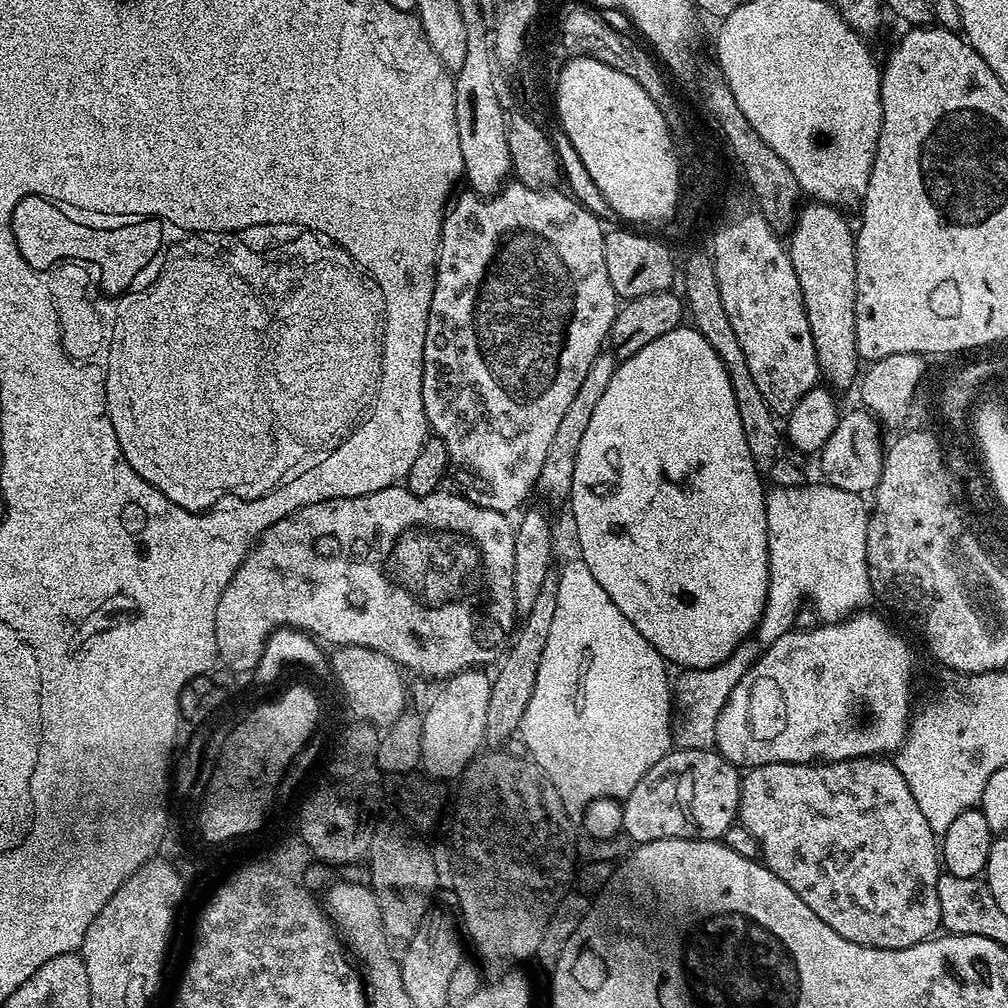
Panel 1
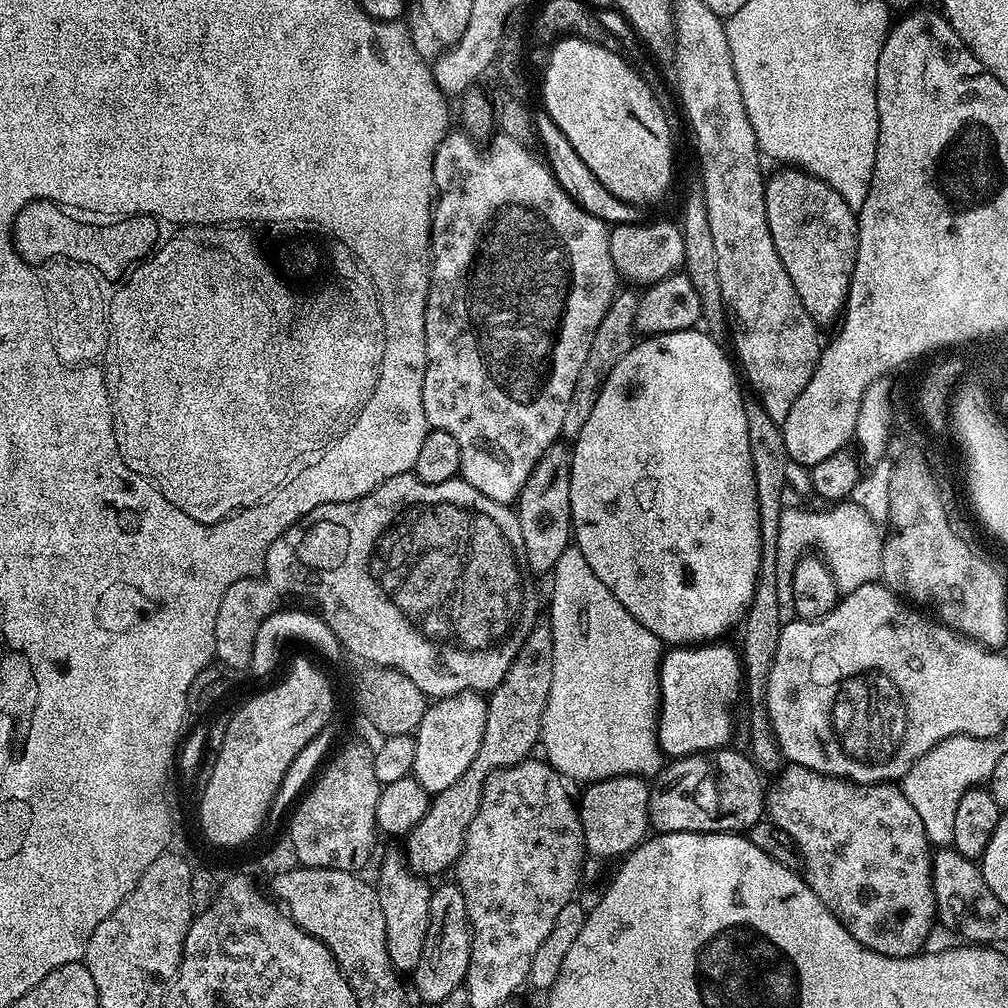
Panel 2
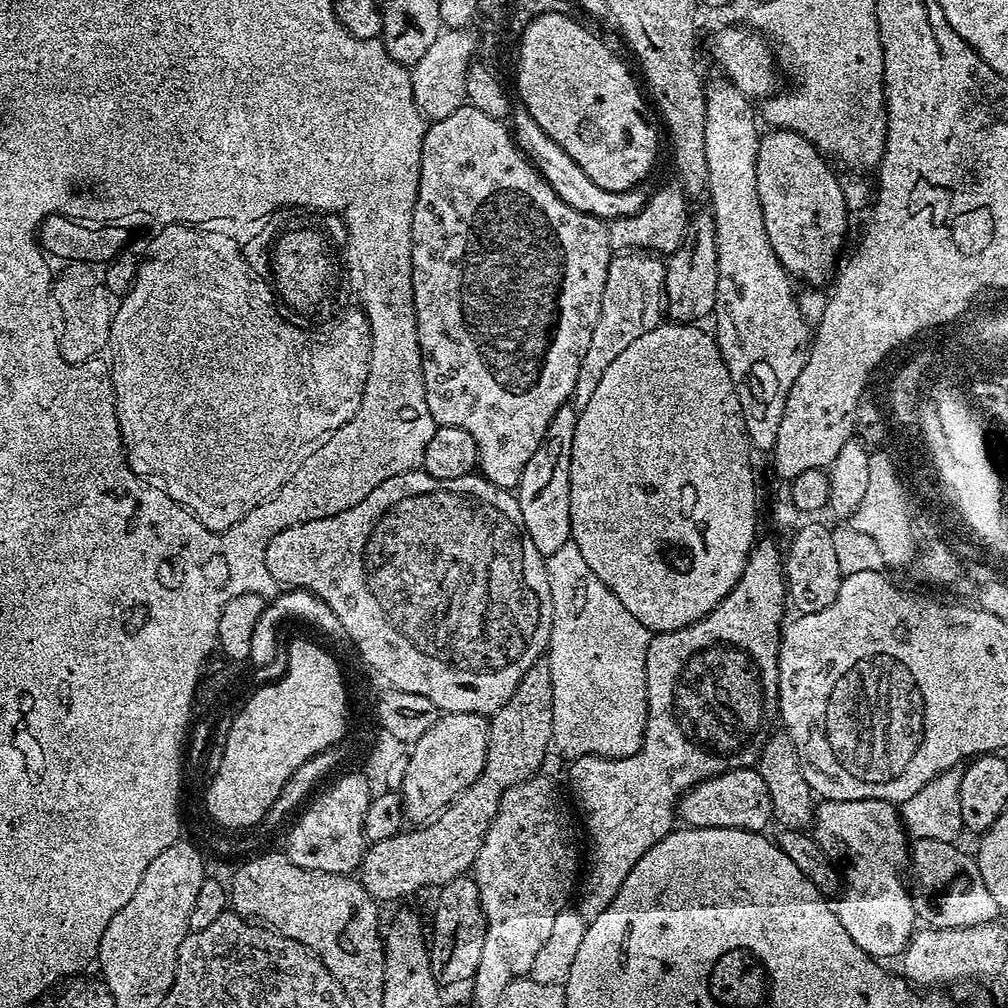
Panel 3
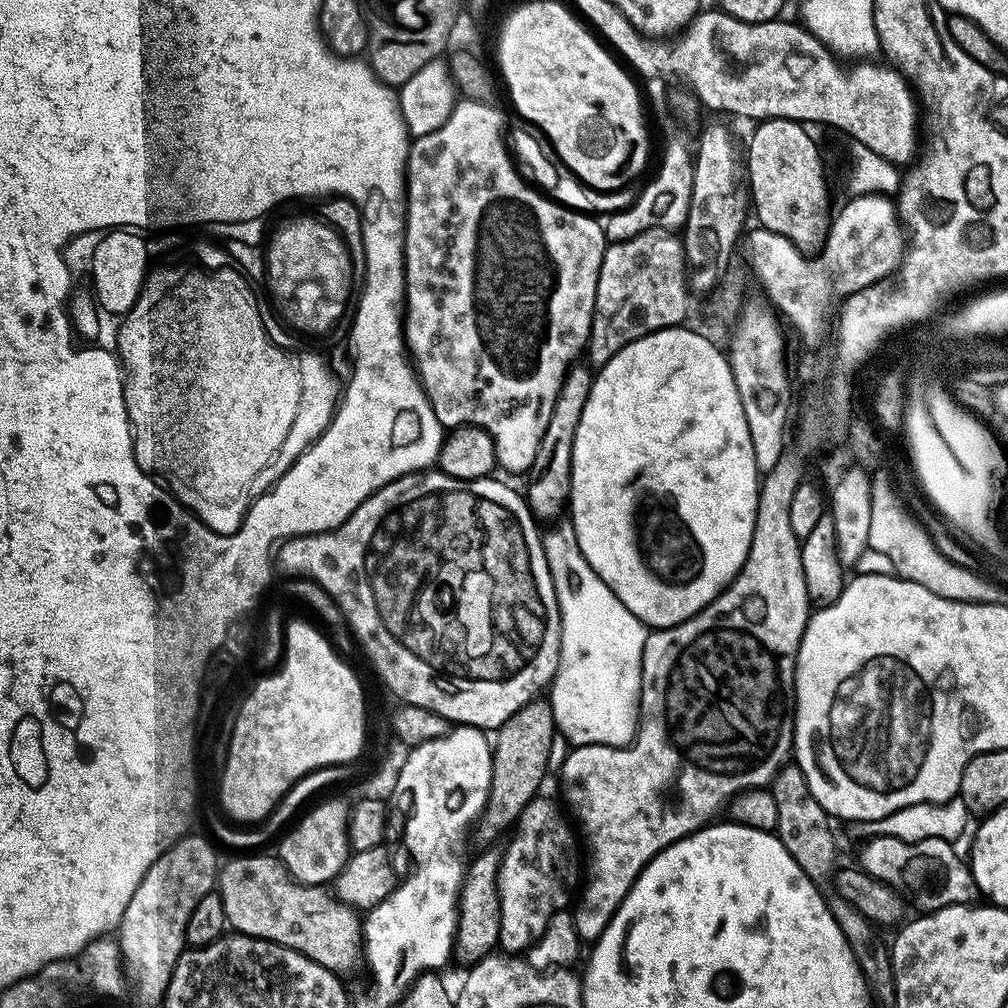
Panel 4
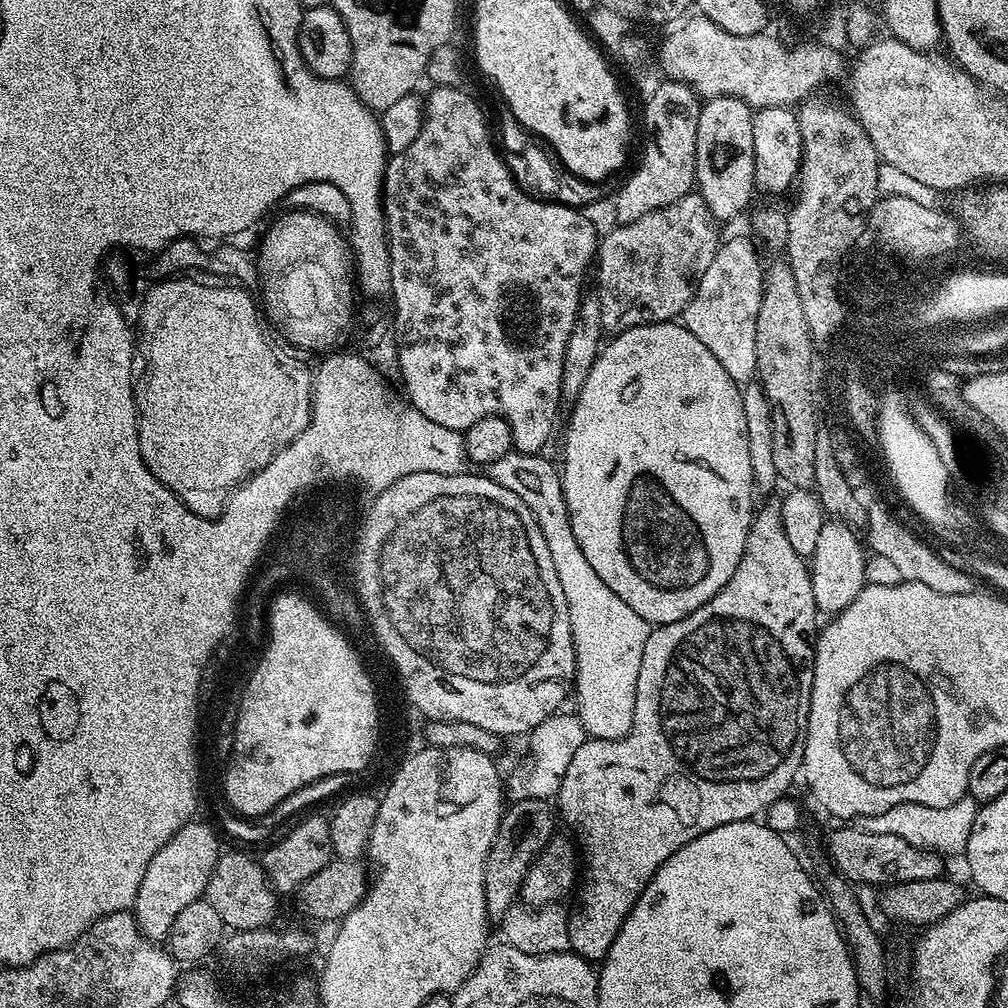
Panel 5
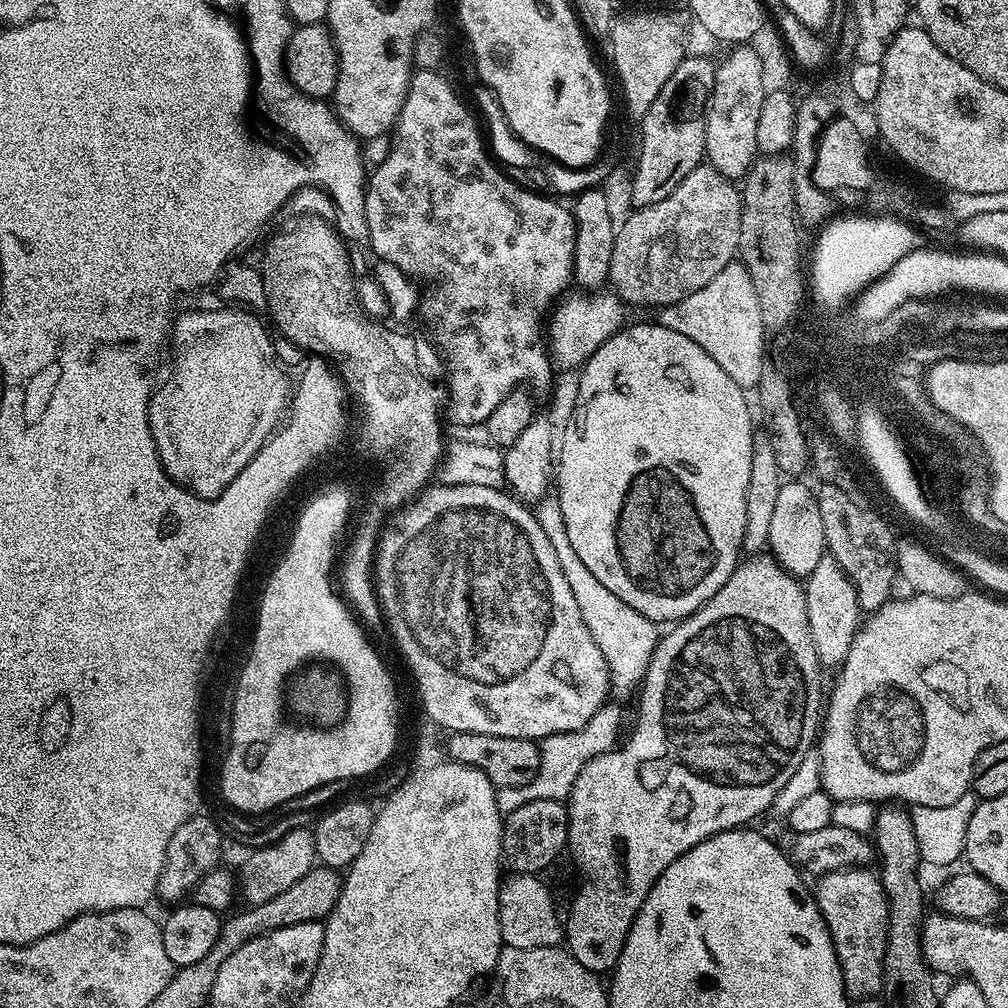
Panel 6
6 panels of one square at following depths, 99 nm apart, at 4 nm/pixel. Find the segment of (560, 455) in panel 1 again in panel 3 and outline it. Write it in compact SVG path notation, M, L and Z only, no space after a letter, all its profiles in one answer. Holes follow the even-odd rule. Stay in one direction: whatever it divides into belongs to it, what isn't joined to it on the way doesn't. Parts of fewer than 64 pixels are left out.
M624 250L613 255L610 270L606 274L606 290L602 290L602 310L598 322L594 322L594 334L590 334L590 346L586 346L586 358L578 370L578 382L572 392L572 400L577 409L586 406L602 379L602 374L642 334L660 327L666 316L664 283L667 267L659 255L643 250Z

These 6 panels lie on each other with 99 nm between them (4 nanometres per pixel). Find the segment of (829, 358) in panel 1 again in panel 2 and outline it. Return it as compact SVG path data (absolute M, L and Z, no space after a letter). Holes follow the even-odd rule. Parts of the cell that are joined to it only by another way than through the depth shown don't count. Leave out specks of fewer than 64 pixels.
M784 166L779 169L773 176L769 175L764 181L764 193L766 194L766 222L770 226L770 238L774 238L774 250L778 250L778 258L782 258L782 266L786 266L786 274L790 274L790 282L794 282L794 290L798 290L798 298L802 298L802 306L806 306L806 314L810 314L810 318L818 326L824 324L835 325L841 319L844 303L848 297L848 287L850 286L850 278L854 270L854 262L856 261L856 221L857 213L850 210L850 206L842 198L842 194L838 194L838 190L834 190L826 182L822 182L817 176L811 176L803 168L795 166Z

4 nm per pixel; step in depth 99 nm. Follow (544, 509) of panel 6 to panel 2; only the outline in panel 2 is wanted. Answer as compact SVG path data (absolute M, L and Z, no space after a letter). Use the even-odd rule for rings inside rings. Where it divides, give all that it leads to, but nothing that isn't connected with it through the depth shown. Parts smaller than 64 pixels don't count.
M569 546L558 558L555 568L550 573L552 579L552 617L550 623L552 626L552 637L554 638L554 682L550 682L550 698L546 702L546 710L542 714L542 726L540 727L540 744L542 745L543 755L547 763L551 764L561 776L569 781L581 780L581 785L587 786L594 780L605 780L615 776L639 776L641 778L652 778L661 771L662 753L660 743L658 742L658 730L656 721L660 718L660 658L662 655L662 641L642 622L637 620L628 613L626 606L614 598L607 586L590 570L590 562L582 558L582 550L575 546Z

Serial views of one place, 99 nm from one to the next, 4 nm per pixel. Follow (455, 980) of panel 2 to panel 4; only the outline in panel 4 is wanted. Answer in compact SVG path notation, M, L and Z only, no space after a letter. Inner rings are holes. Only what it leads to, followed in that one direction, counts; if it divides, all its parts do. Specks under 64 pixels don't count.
M488 846L477 854L467 865L464 873L464 884L460 888L459 926L456 928L455 959L461 960L464 966L477 964L483 956L493 955L500 942L500 895L498 894L498 870L500 869L501 849Z

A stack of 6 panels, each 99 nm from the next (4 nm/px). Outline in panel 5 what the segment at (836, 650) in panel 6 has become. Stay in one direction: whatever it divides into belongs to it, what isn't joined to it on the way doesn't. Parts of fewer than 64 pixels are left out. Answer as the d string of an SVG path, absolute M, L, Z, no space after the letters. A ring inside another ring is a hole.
M839 518L825 519L822 534L818 534L818 543L810 557L816 611L823 615L825 612L828 618L846 610L846 606L850 606L866 586L866 548L864 552L855 531L857 529L851 523Z

